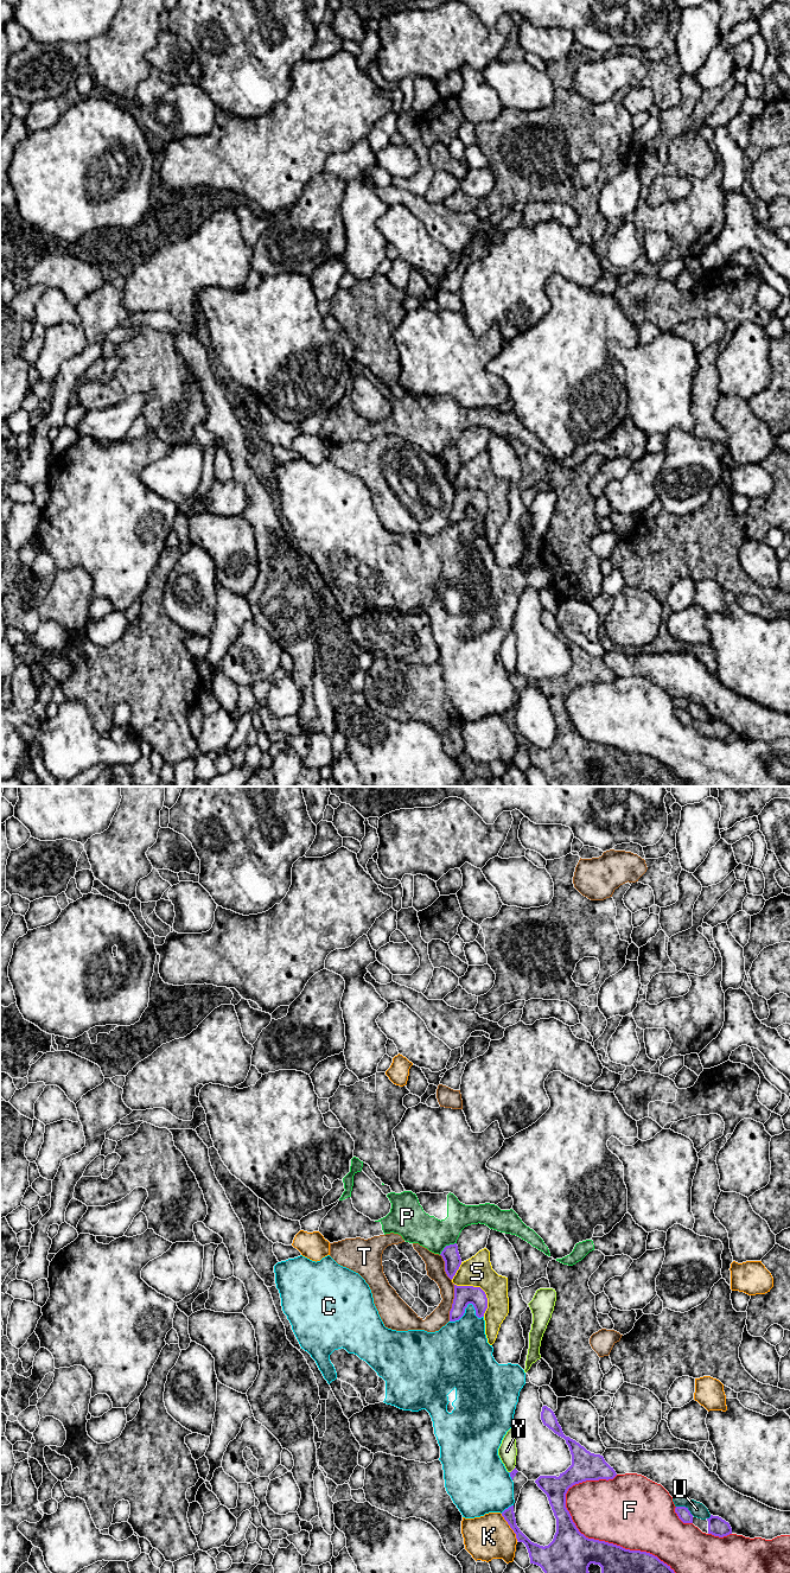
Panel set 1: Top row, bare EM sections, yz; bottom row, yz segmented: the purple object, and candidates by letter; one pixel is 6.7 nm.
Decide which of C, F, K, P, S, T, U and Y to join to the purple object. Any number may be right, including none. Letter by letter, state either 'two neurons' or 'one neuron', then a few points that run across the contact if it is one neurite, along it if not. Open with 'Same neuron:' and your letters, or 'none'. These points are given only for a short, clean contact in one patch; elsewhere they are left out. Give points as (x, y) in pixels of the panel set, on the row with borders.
Same neuron: none
C: two neurons
F: two neurons
K: two neurons
P: two neurons; line yz (456, 1242), (446, 1246), (439, 1254)
S: two neurons
T: two neurons
U: two neurons
Y: two neurons

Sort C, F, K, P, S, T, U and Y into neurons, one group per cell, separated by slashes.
C / F / K / P / S / T / U / Y

